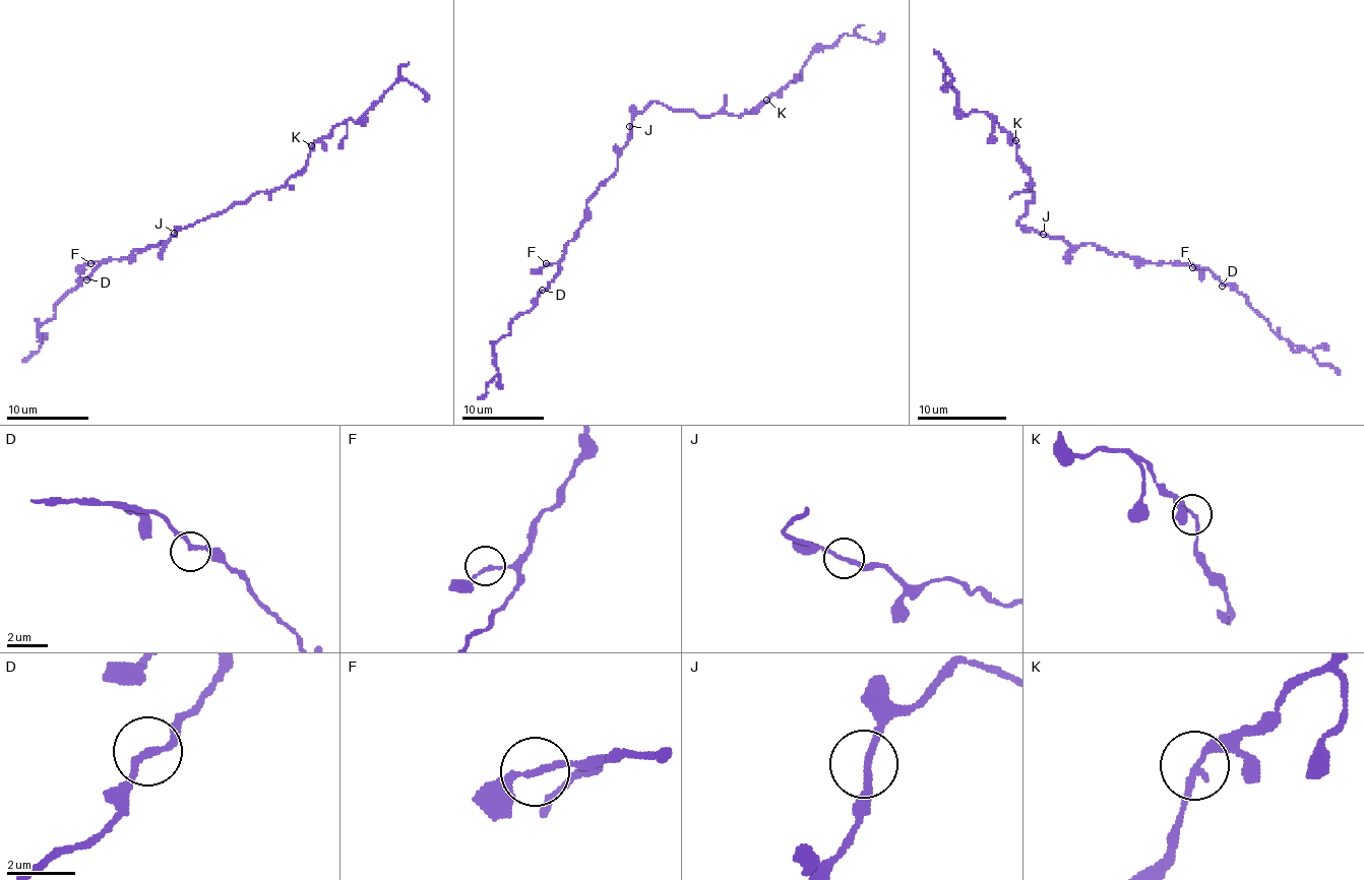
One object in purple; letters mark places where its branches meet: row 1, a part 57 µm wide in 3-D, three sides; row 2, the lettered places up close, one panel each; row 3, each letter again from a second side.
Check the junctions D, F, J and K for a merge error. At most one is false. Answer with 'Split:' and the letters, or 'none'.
Split: none

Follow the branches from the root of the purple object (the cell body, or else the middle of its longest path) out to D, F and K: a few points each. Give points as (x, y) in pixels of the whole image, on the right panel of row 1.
D: (1043, 234), (1059, 237), (1072, 245), (1095, 243), (1115, 254), (1139, 256), (1151, 263), (1199, 265), (1222, 286)
F: (1043, 234), (1059, 237), (1072, 245), (1095, 243), (1115, 254), (1139, 256), (1151, 263), (1190, 263), (1192, 267)
K: (1043, 234), (1024, 228), (1016, 221), (1032, 201), (1032, 179), (1018, 161), (1014, 140)

